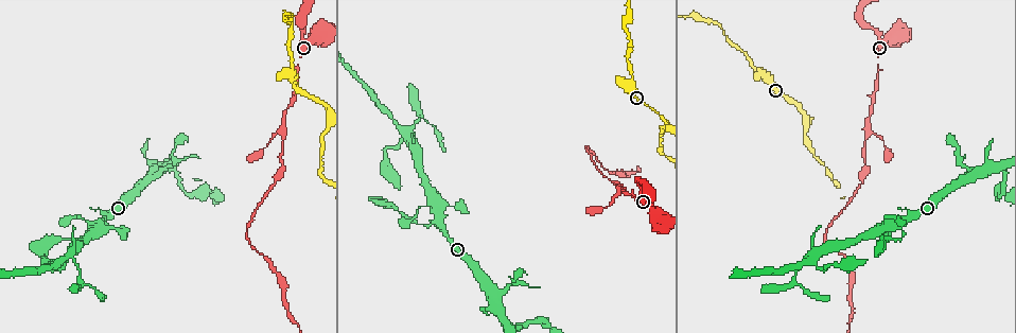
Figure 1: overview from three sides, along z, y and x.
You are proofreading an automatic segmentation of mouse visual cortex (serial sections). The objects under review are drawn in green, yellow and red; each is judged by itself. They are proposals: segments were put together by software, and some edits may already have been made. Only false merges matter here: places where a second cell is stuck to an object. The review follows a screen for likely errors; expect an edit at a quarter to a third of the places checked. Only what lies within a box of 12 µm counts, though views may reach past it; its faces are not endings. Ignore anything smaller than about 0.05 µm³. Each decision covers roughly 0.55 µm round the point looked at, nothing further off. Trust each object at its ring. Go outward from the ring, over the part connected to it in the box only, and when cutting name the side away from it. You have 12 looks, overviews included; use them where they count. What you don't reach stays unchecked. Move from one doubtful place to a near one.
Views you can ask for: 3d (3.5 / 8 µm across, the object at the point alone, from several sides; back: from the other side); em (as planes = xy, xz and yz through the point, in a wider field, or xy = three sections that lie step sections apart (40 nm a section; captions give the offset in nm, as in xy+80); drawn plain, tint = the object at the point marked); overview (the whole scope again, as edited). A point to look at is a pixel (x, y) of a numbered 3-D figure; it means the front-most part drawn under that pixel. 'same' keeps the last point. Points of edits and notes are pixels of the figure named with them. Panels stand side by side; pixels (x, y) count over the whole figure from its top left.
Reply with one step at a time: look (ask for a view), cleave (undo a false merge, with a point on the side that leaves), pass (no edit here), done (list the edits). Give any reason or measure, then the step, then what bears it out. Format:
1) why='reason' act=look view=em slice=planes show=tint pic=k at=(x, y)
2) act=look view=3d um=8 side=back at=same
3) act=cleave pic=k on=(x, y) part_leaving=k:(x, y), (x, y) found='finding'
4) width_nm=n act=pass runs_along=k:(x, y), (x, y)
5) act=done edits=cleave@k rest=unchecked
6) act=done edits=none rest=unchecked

why='sudden change in width' act=look view=3d um=3.5 pic=1 at=(509, 285)

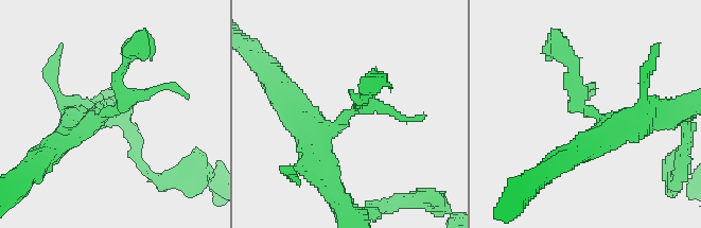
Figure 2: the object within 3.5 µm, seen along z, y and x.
act=pass found='all the same cell'

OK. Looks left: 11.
why='four arms meet' act=look view=3d um=3.5 pic=1 at=(438, 222)

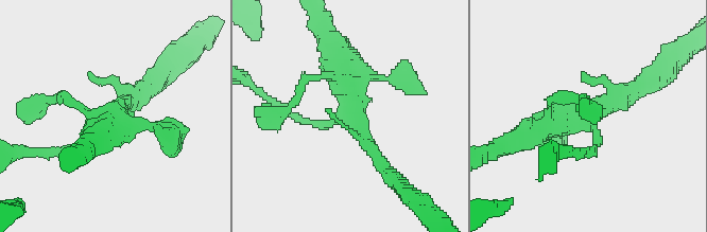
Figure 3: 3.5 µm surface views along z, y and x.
act=pass runs_along=3:(637, 85), (529, 137) found='one cell here'

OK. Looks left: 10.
why='thin arm on a thick one' act=look view=3d um=8 pic=1 at=(67, 256)

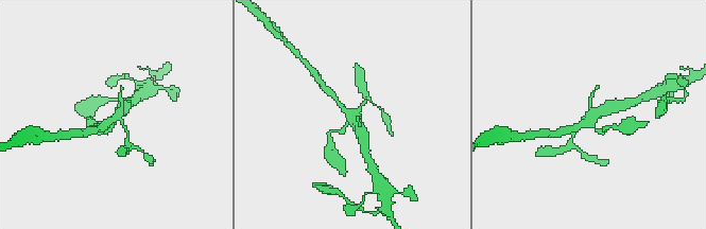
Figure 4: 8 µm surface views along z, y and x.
act=look view=em slice=xy step=3 show=tint pic=4 at=(352, 118)

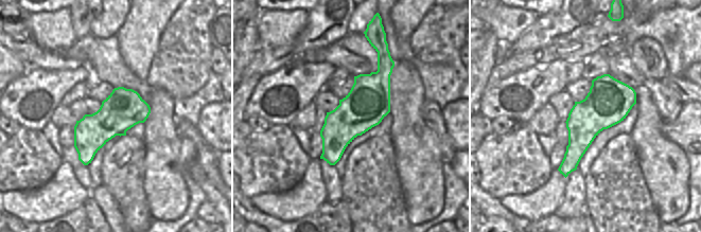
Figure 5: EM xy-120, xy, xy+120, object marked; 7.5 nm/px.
act=pass runs_along=5:(386, 55), (332, 162) found='continuous, no second cell'

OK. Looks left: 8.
why='sudden change in width' act=look view=3d um=3.5 pic=1 at=(878, 79)

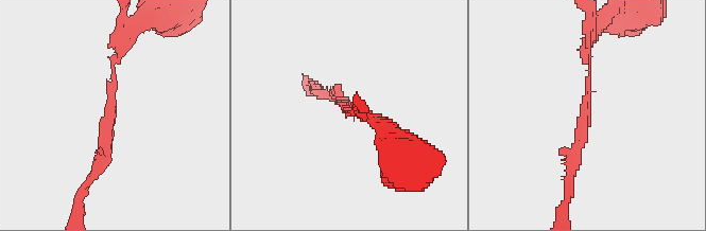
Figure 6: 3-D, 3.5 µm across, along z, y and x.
arm_widths_nm=100,150 why='now the EM' act=look view=em slice=planes show=tint pic=6 at=(111, 109)

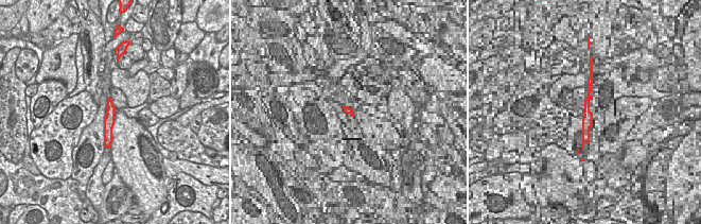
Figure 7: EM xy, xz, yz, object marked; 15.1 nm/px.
act=pass found='continuous, no second cell'

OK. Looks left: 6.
why='three arms meet' act=look view=3d um=3.5 pic=1 at=(867, 127)

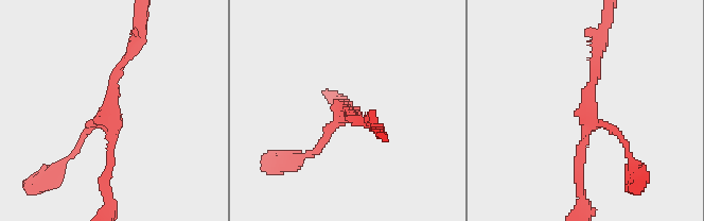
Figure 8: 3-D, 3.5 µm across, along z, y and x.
arms=3 arm_widths_nm=100,150,150 act=look view=em slice=xy step=1 show=tint pic=8 at=(588, 113)

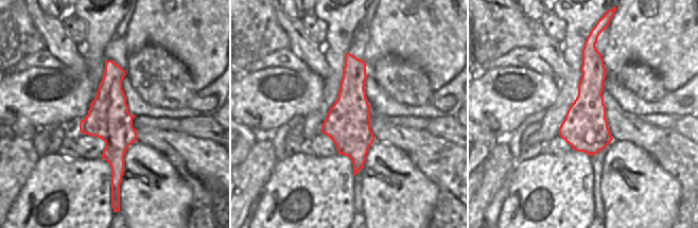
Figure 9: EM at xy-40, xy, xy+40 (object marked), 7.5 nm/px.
width_nm=340 act=pass runs_along=8:(130, 50), (111, 86), (105, 184) found='all the same cell'

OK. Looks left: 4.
act=done edits=none rest=unchecked

